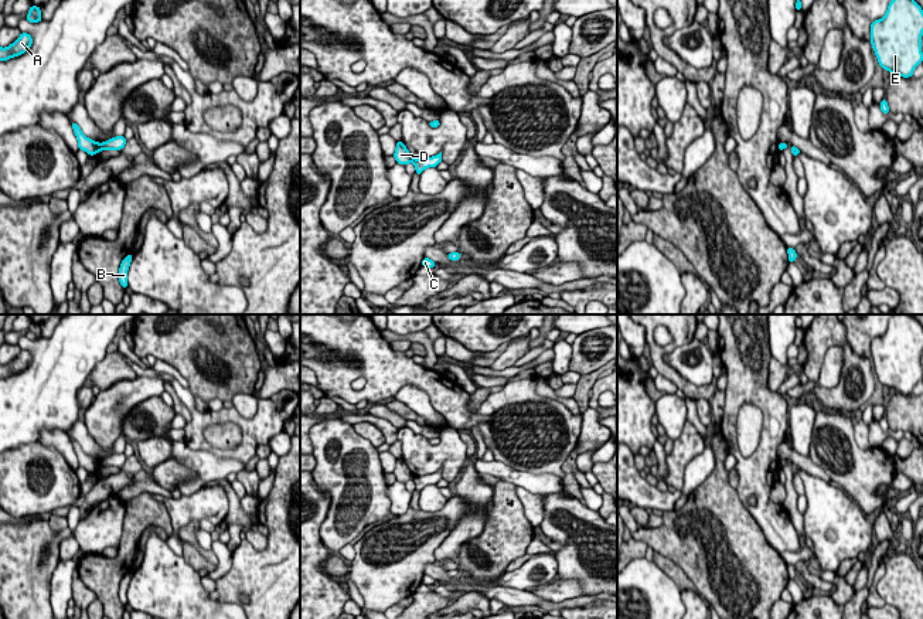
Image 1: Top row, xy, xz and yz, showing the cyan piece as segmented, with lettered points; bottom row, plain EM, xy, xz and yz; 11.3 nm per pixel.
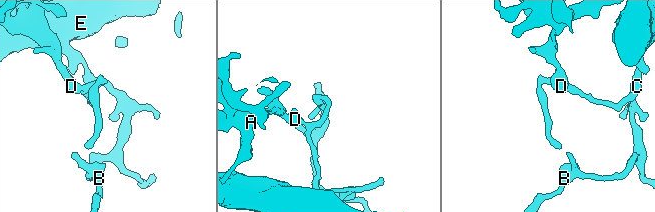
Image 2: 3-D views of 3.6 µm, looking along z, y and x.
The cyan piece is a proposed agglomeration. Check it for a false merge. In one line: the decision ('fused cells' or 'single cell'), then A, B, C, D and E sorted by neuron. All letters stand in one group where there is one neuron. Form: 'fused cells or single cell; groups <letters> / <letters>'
fused cells; groups A D / B C E

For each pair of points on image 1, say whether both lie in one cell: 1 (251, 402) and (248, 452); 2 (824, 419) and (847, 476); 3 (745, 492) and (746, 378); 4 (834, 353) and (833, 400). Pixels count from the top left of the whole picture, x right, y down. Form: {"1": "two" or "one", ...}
{"1": "two", "2": "one", "3": "one", "4": "two"}

